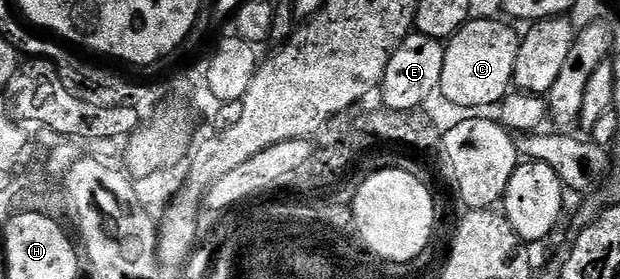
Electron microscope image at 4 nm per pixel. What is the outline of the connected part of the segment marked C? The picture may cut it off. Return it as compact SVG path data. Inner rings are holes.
M469 19L445 44L443 78L439 89L449 104L457 108L489 108L500 105L514 87L515 58L521 36L512 23L501 20Z

